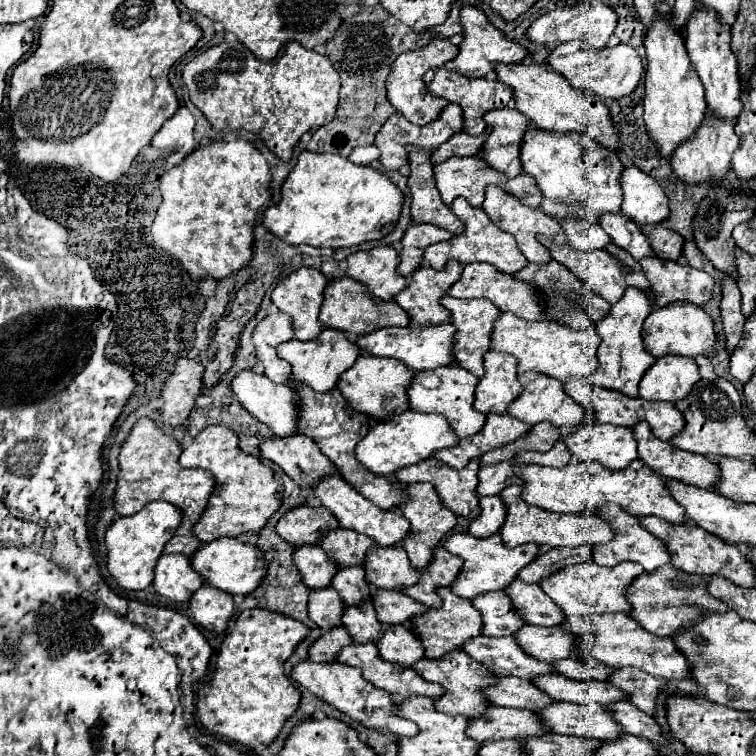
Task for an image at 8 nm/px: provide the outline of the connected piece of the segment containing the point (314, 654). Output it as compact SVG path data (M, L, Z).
M330 627L308 647L308 655L316 663L334 661L334 655L350 643L352 643L352 639L344 627Z

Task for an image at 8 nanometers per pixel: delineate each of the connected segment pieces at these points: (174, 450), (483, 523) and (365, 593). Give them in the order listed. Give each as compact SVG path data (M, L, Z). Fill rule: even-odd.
M138 419L130 435L120 447L120 455L118 455L120 471L116 479L112 505L114 505L116 515L134 515L142 505L154 499L162 499L176 505L182 511L182 521L180 521L180 527L176 529L176 535L166 543L164 553L180 553L180 555L190 557L200 545L200 541L192 535L192 525L202 515L206 501L214 489L214 481L212 481L212 475L204 469L180 467L178 465L180 453L182 449L178 441L162 433L152 419Z
M498 495L480 497L480 517L470 521L468 533L476 535L480 539L494 535L502 527L504 515L506 515L506 507L504 507L504 503L500 501Z
M340 567L332 579L332 589L340 593L346 605L356 605L364 599L370 599L370 585L364 579L364 569L356 567Z

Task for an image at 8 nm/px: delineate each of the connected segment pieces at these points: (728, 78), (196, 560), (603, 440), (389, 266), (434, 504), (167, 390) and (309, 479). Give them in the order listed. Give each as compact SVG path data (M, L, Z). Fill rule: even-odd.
M698 5L684 33L686 33L686 51L690 55L692 67L698 73L706 91L708 111L718 119L738 119L742 111L742 101L740 101L740 81L736 69L738 63L734 53L730 51L730 27L722 27L714 11L708 11L706 7Z
M224 537L224 539L214 539L208 545L202 545L196 555L190 557L190 565L192 569L204 577L204 581L220 591L226 591L230 595L248 595L252 593L260 579L266 575L266 559L262 557L262 553L250 545L250 543L242 543L238 539L232 537Z
M610 423L584 425L574 433L562 435L562 441L564 441L566 449L572 453L574 461L596 461L596 463L600 463L604 467L610 467L610 469L622 469L622 467L630 465L632 459L638 457L632 429L616 427L616 425L610 425Z
M392 245L374 247L370 251L356 251L346 257L348 275L364 283L372 295L390 301L408 285L408 279L396 273L398 251Z
M412 483L412 485L406 485L406 495L408 495L408 501L406 503L400 503L398 509L406 515L406 519L410 521L410 527L412 527L412 539L404 539L402 547L406 549L408 553L408 559L410 563L416 567L416 569L422 569L428 565L428 561L432 559L432 553L434 553L434 547L452 531L452 527L456 525L456 515L452 511L448 511L446 507L442 507L434 487L430 483Z
M178 359L166 383L162 385L160 399L164 401L160 413L166 425L182 425L188 413L196 405L196 397L202 387L204 367L192 359Z
M306 435L268 437L260 443L262 457L280 465L302 489L310 489L318 479L336 473L334 465L322 455L320 447Z

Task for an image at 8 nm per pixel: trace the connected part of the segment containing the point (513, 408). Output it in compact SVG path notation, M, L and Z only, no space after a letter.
M524 373L518 377L518 381L522 385L522 393L516 397L516 401L508 405L508 413L512 417L522 419L530 425L550 421L554 427L576 427L582 421L584 407L564 393L562 383L558 379L542 375L542 373Z

